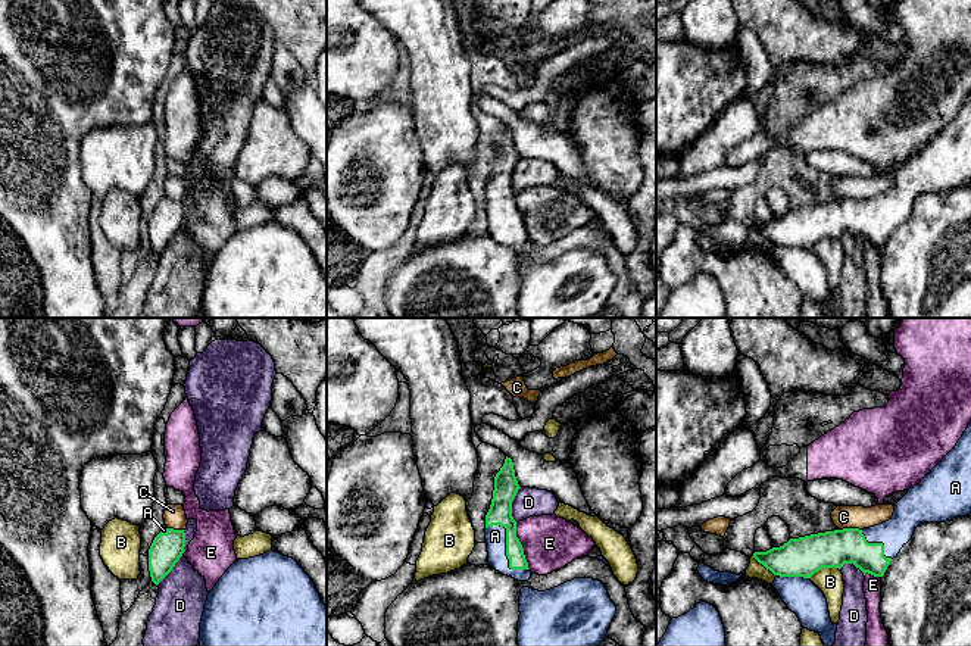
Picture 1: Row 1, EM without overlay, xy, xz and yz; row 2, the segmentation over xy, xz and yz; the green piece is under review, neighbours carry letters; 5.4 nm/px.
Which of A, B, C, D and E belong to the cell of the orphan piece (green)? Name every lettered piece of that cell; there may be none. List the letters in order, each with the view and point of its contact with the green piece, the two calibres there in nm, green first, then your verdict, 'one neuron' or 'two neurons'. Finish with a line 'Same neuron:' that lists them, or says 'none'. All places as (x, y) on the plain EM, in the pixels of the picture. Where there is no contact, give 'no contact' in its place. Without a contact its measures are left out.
A: meets green in xz at (506, 219); 130 nm thick on the green side, 110 nm on the other; one neuron
B: meets green in yz at (824, 237); 220 nm thick on the green side, 140 nm on the other; two neurons
C: meets green in yz at (849, 199); 200 nm thick on the green side, 130 nm on the other; two neurons
D: meets green in xy at (180, 227); 170 nm thick on the green side, 260 nm on the other; two neurons
E: meets green in xz at (521, 217); 130 nm thick on the green side, 300 nm on the other; two neurons
Same neuron: A

